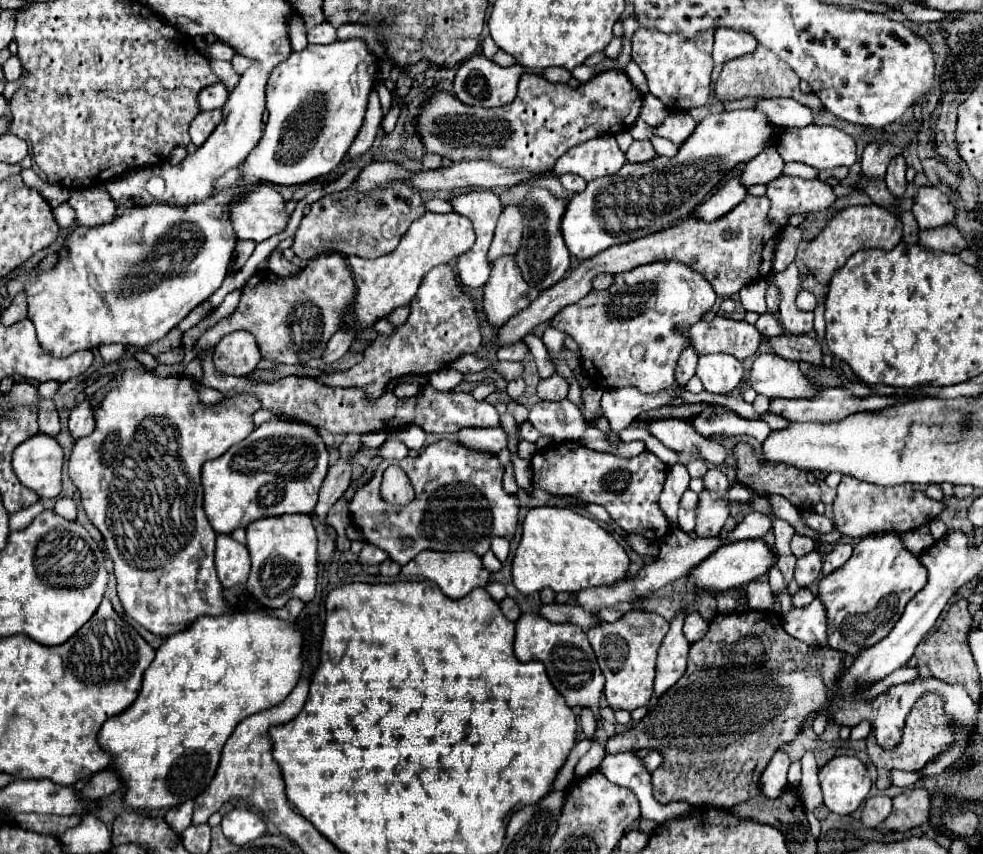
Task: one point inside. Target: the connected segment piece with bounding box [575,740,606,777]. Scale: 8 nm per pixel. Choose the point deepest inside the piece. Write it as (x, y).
(592, 759)

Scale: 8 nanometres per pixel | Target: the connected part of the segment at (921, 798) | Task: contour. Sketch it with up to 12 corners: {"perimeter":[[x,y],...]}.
{"perimeter":[[908,790],[892,798],[878,830],[908,830],[930,816],[930,794]]}

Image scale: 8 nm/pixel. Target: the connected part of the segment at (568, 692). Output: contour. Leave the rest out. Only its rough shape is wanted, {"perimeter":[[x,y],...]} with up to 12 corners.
{"perimeter":[[538,614],[516,622],[514,654],[540,660],[568,706],[596,720],[604,676],[584,630]]}

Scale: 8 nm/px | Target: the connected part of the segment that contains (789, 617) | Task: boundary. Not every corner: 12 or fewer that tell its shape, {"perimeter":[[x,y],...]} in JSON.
{"perimeter":[[820,596],[784,616],[790,636],[828,648]]}

